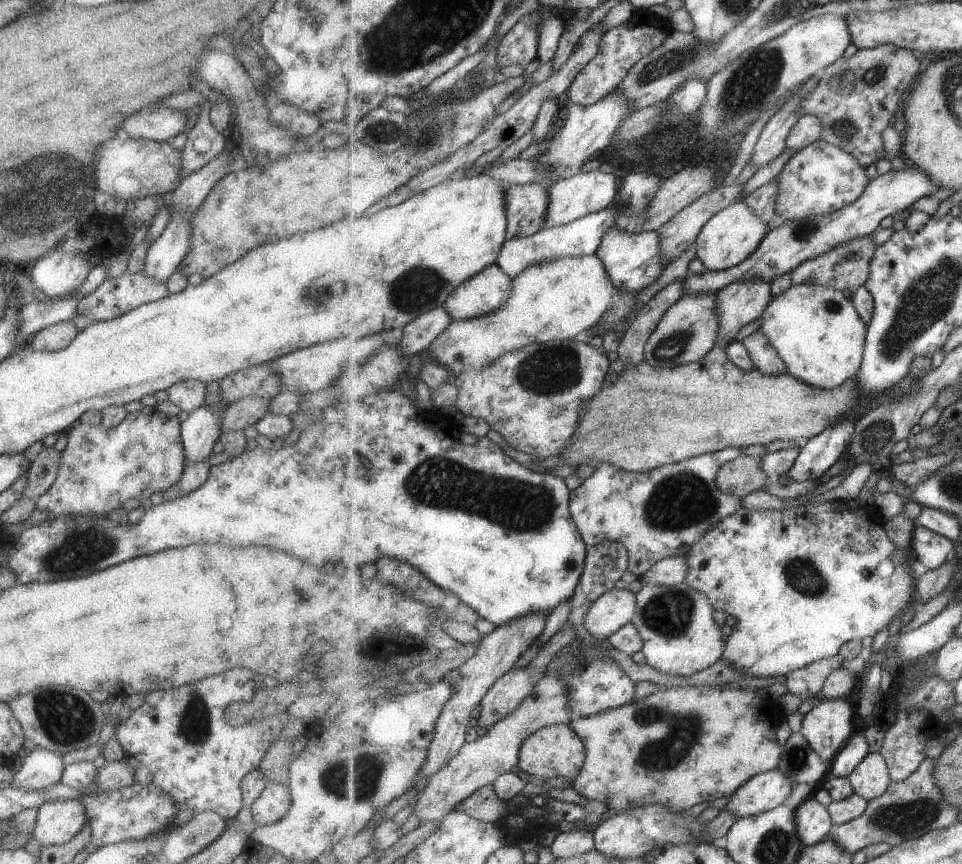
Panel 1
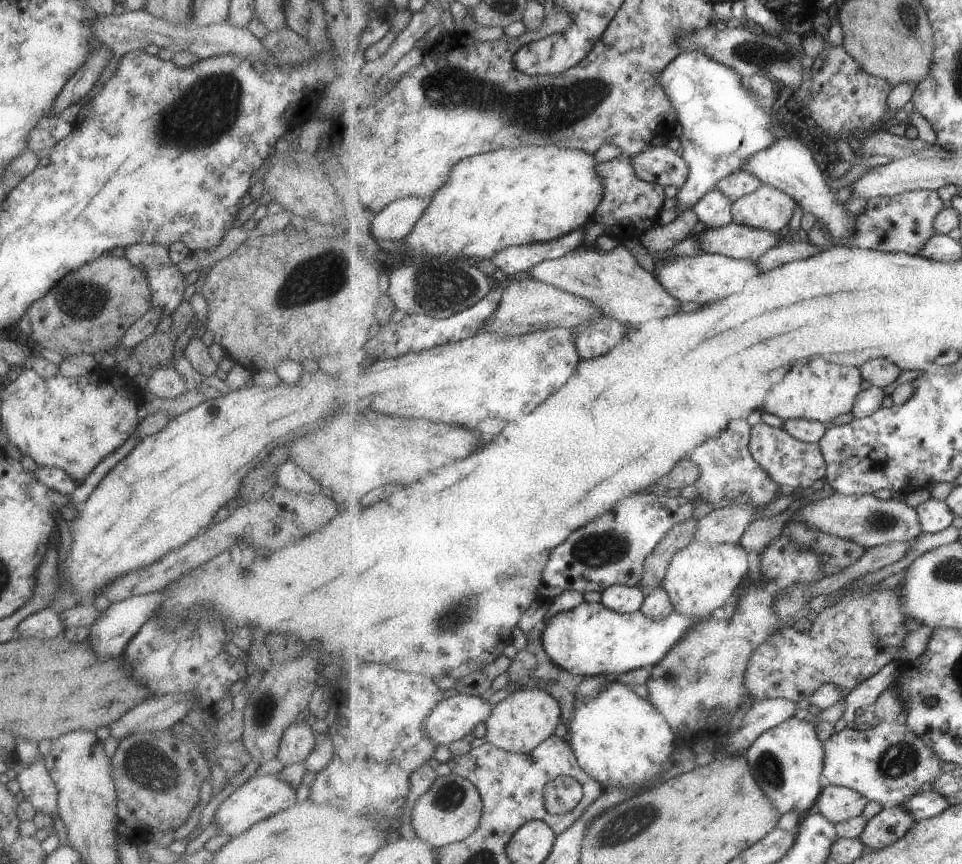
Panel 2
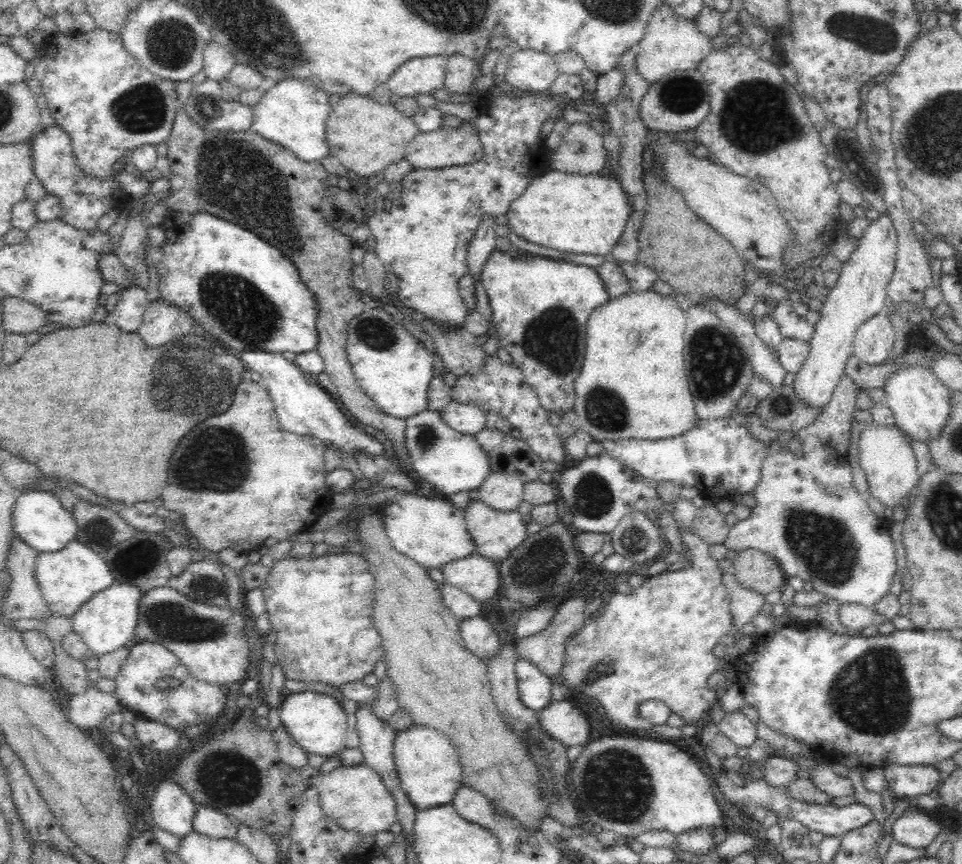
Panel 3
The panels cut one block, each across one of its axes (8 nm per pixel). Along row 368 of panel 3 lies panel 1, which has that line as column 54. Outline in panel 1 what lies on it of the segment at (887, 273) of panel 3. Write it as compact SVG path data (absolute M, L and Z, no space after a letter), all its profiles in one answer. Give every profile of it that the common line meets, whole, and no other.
M79 799L45 801L37 809L31 834L41 847L67 842L86 823L85 809Z

